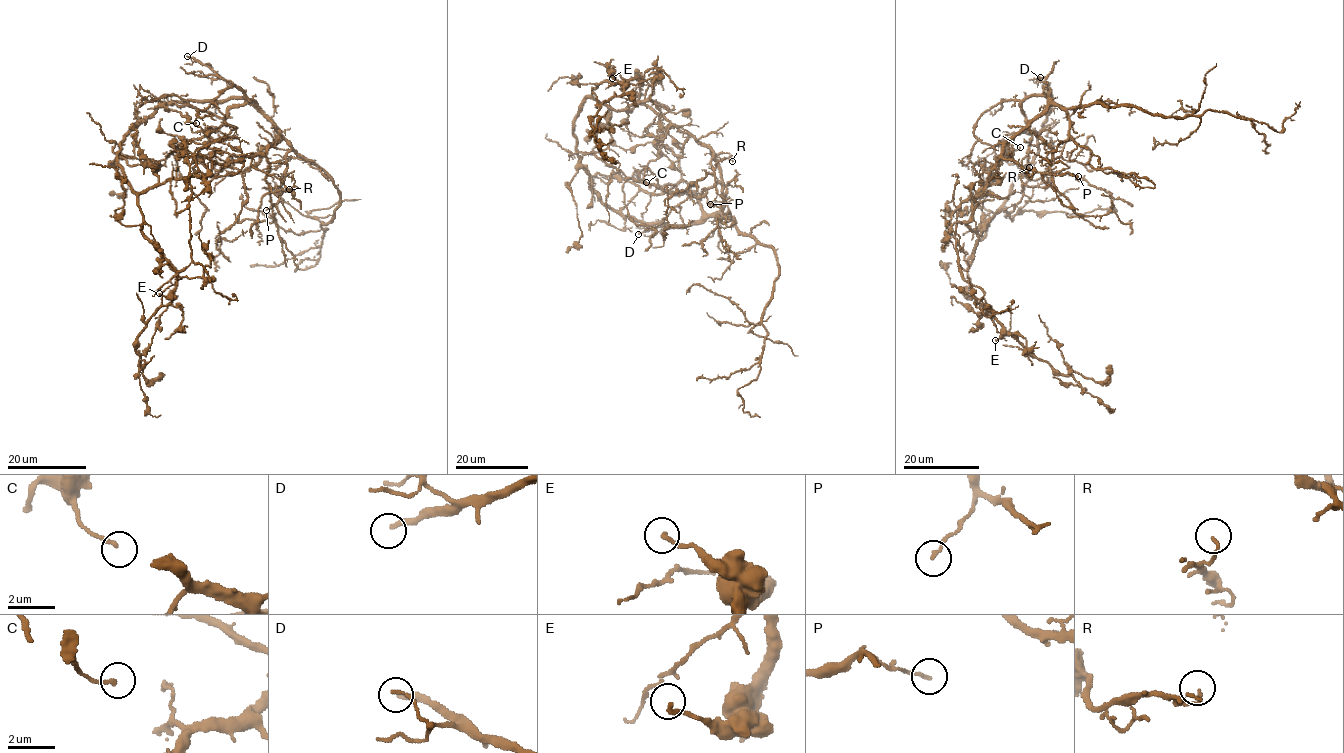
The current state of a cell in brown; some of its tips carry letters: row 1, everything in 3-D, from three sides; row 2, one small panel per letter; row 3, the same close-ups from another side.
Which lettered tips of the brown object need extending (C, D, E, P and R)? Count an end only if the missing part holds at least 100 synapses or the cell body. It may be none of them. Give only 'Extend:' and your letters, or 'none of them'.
Extend: D

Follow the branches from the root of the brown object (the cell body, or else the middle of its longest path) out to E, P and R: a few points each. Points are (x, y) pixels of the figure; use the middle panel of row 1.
E: (707, 147), (643, 105), (639, 100), (640, 73), (642, 83), (642, 78), (637, 77), (624, 87), (612, 78)
P: (707, 147), (713, 152), (710, 164), (717, 194), (710, 204)
R: (707, 147), (713, 152), (711, 166), (726, 158), (732, 161)

